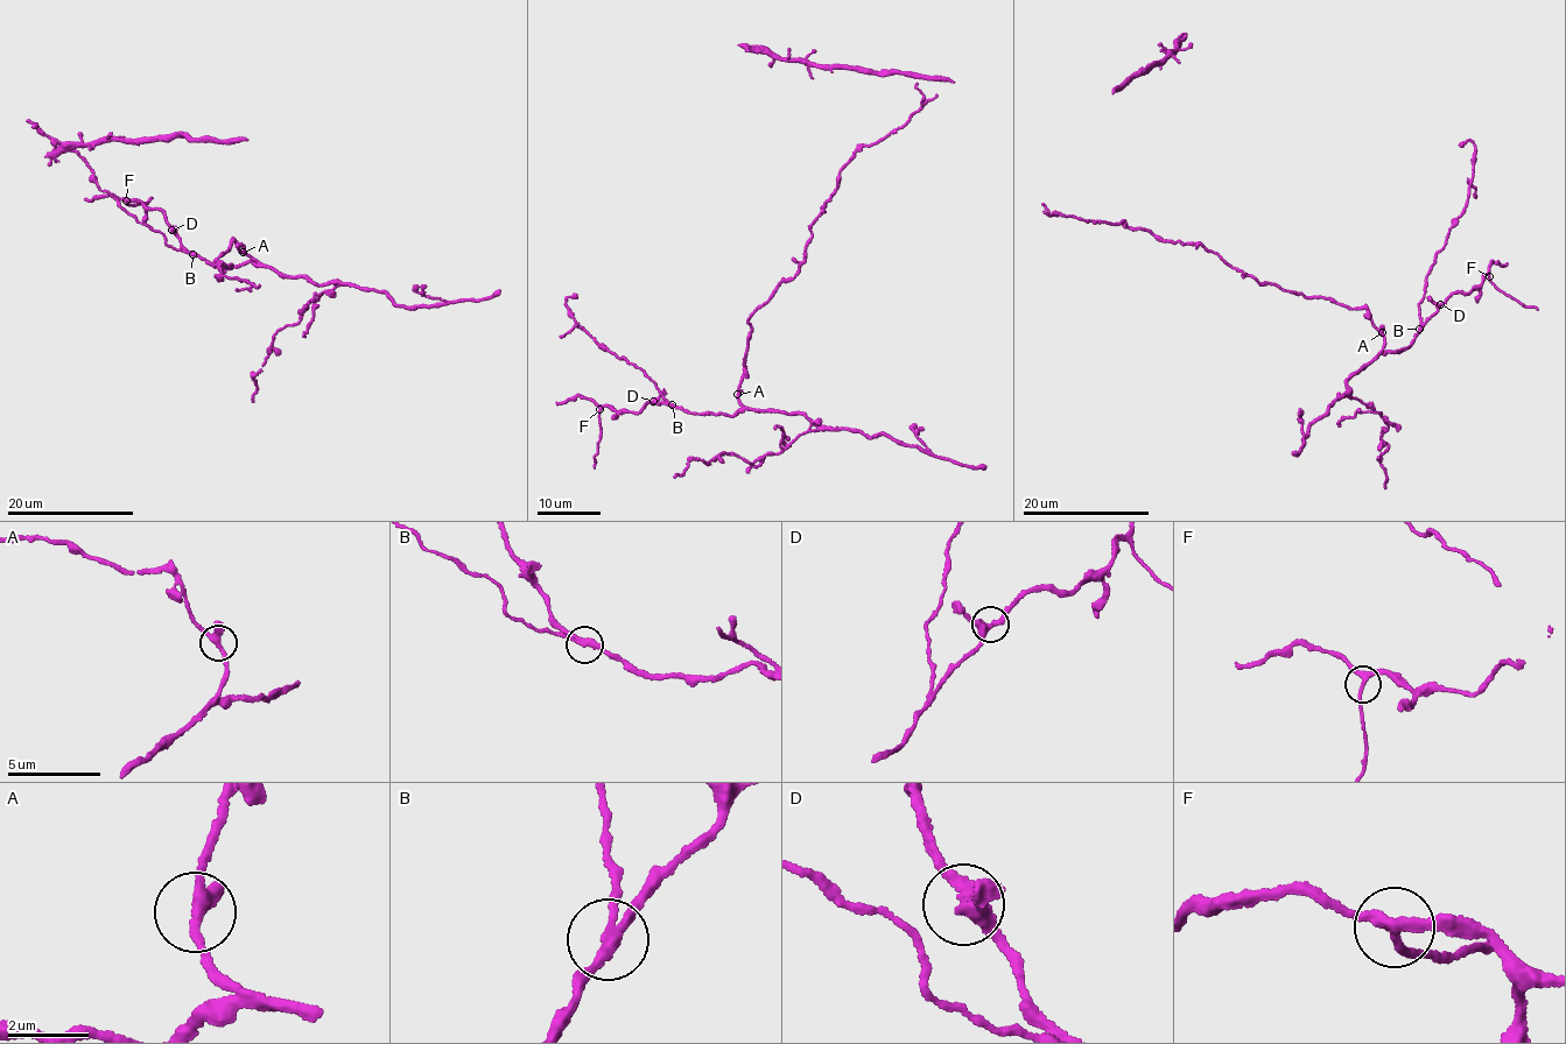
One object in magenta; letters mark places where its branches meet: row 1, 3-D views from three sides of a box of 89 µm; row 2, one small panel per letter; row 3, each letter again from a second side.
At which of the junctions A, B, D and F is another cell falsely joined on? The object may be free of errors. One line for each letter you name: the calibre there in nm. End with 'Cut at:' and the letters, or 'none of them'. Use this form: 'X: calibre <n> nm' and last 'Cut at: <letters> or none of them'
B: calibre 240 nm
Cut at: B

